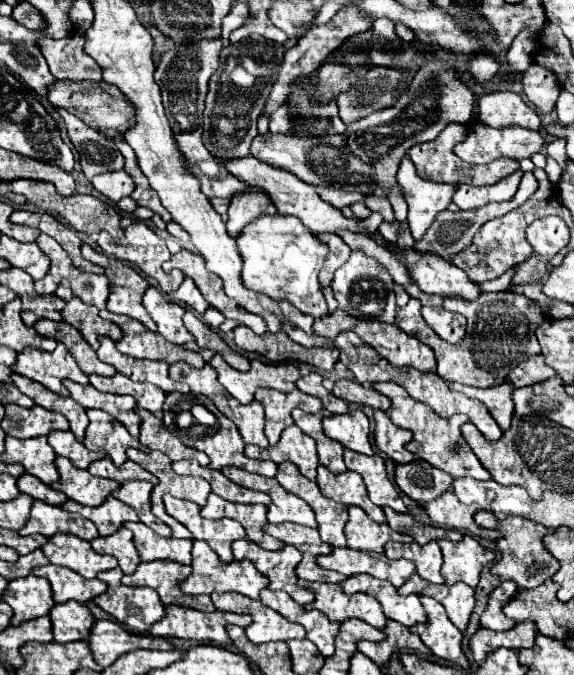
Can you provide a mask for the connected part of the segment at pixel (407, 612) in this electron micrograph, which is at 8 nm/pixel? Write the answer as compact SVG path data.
M352 575L348 577L344 583L340 583L346 595L352 593L368 593L372 597L376 597L384 609L384 615L392 621L398 621L406 627L412 627L416 623L426 623L426 611L420 603L420 599L416 595L408 595L408 597L400 597L398 591L390 585L384 583L376 577L370 575Z

